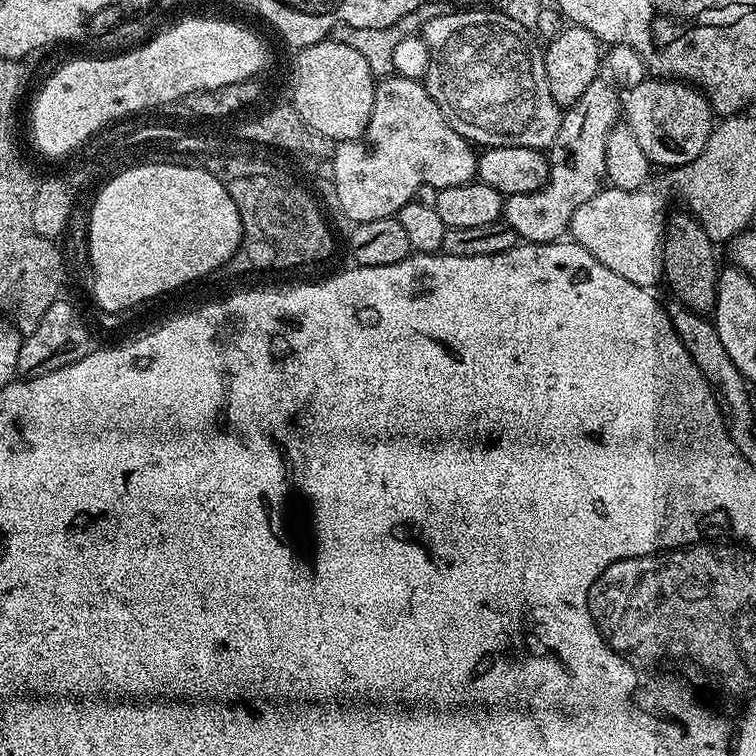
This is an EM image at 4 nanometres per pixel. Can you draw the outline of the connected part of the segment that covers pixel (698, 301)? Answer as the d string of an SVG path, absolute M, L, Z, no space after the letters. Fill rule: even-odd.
M687 210L673 211L666 221L664 230L663 279L668 280L671 295L681 300L690 310L708 314L716 307L716 264L717 245L706 234L704 227Z

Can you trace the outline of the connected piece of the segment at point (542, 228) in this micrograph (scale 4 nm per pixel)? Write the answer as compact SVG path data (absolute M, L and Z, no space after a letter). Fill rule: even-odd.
M598 78L586 86L586 94L578 98L578 102L567 105L561 115L558 134L554 138L548 157L548 181L543 188L530 194L514 194L504 201L503 223L509 224L521 241L530 244L550 244L561 239L560 236L569 231L574 210L582 206L582 202L590 202L594 194L598 194L606 184L606 138L610 130L622 116L622 96L615 84L607 79Z

